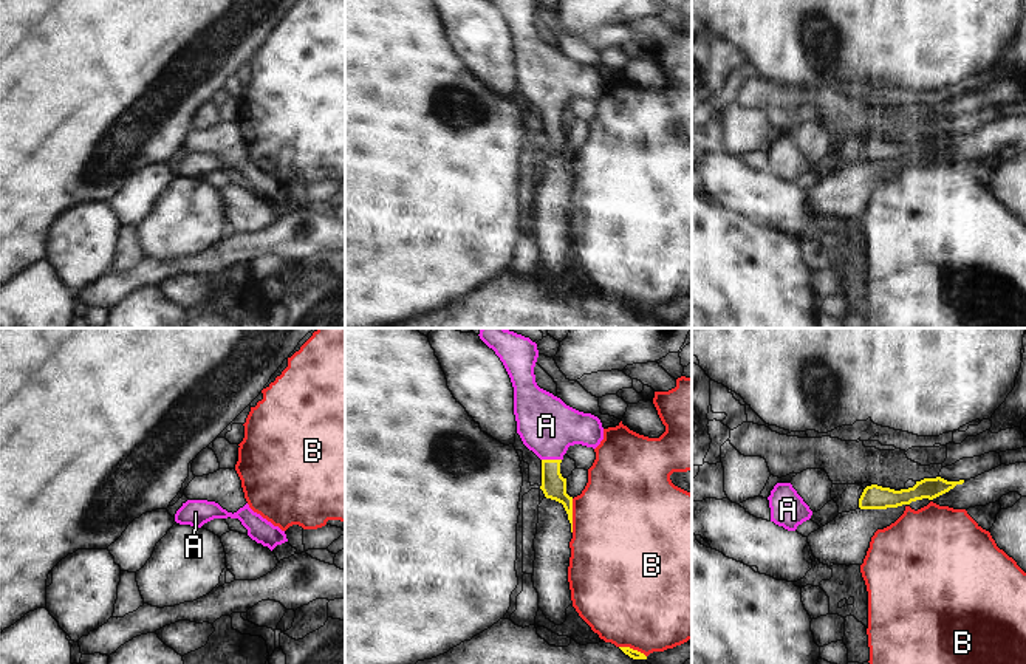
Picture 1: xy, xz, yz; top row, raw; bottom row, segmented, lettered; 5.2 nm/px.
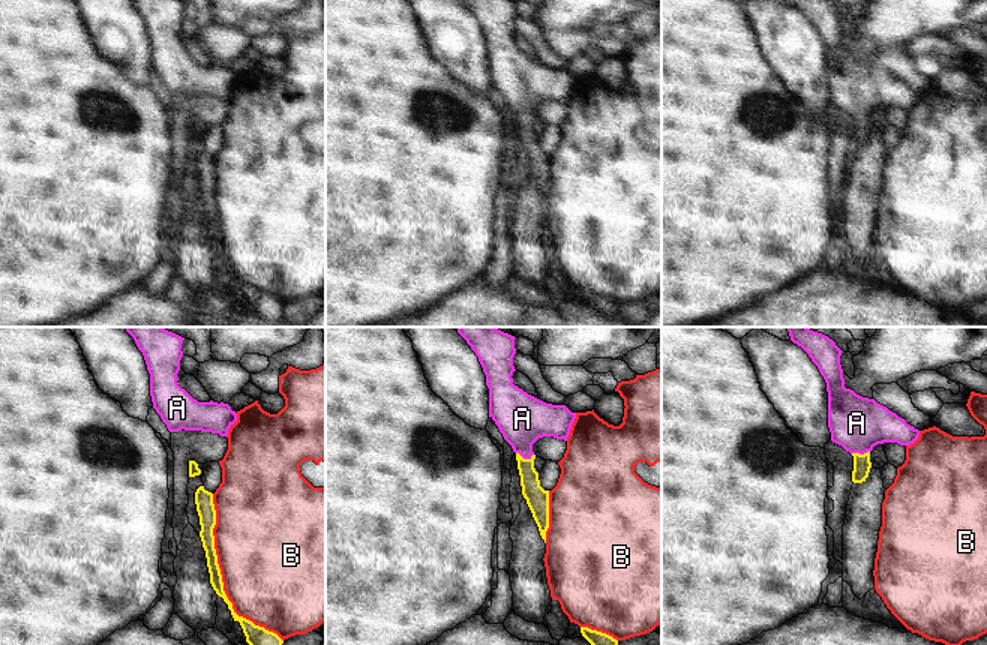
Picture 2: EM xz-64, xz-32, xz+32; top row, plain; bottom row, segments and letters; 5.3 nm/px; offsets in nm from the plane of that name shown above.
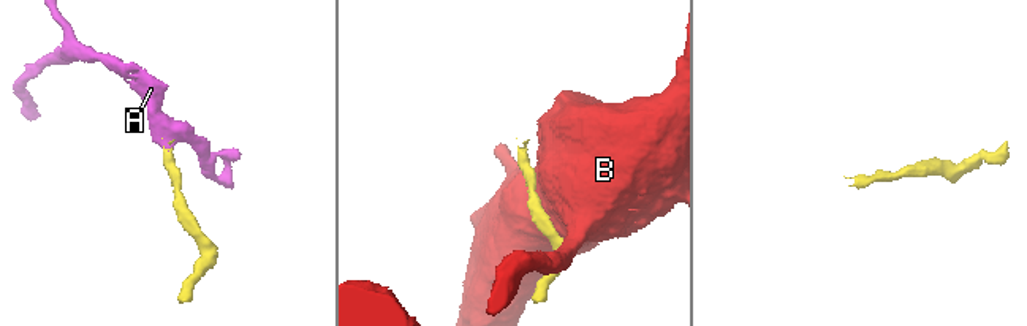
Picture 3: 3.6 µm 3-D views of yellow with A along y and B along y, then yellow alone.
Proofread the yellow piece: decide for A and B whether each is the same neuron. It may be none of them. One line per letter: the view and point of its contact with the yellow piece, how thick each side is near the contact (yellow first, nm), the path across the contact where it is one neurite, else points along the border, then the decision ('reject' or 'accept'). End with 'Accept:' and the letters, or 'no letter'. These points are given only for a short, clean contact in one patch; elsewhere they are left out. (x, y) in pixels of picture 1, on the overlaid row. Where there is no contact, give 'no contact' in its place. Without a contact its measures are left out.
A: xz (551, 460) | 130/300 nm | across xz (553, 485), (551, 460), (547, 426) | accept
B: xz (571, 516) | 130/500 nm | reject
Accept: A

